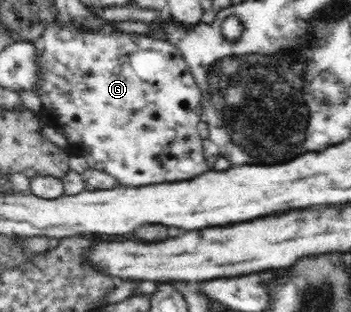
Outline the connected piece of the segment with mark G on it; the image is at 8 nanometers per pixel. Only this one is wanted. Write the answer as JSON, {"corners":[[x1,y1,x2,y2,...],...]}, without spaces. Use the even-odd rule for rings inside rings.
{"corners":[[55,18,45,31,34,42,38,49,38,63,42,67,42,82,37,84,37,95,42,101,42,118,52,128,60,131,68,140,71,153,83,156,88,162,89,169,104,172,116,178,123,187,142,187,150,184,177,183,182,180,192,180,210,171,206,167,203,152,203,140,198,133,198,122,201,120,201,88,189,71,179,48,166,39,156,39,138,33,121,33,116,31,112,23,106,23,99,29,78,29,76,25,62,23]]}

